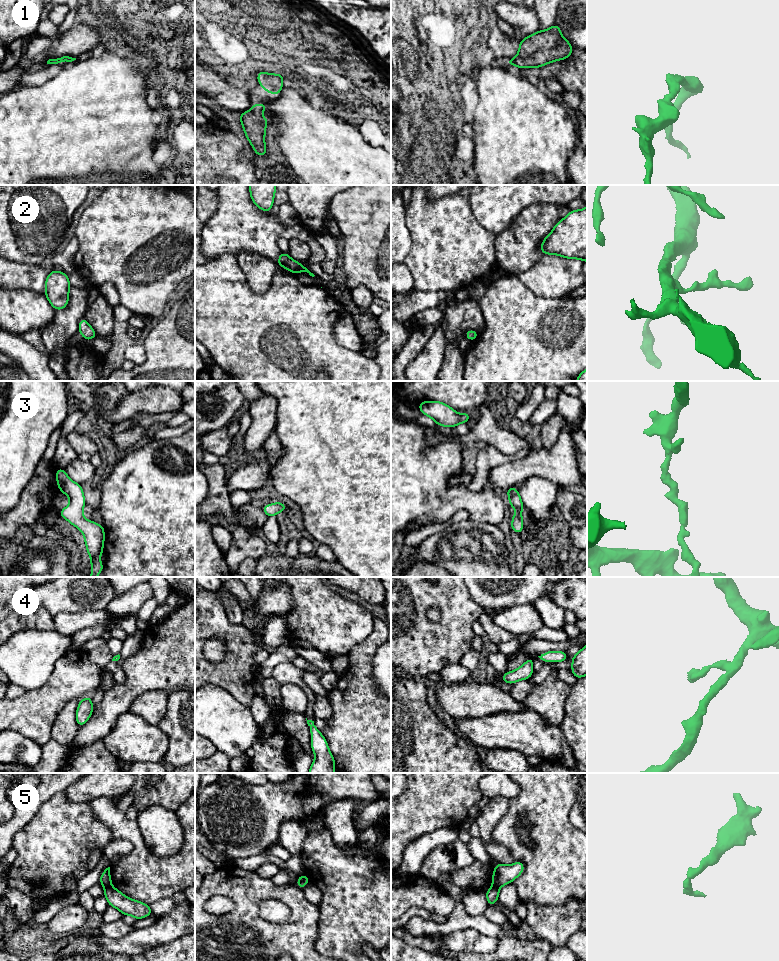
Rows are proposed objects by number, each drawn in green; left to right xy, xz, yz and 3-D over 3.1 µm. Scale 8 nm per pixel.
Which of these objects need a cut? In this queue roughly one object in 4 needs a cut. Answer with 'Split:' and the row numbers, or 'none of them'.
Split: 5

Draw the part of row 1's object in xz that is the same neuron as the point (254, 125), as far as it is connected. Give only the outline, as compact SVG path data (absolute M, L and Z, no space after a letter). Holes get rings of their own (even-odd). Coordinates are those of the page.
M252 104L250 111L239 115L244 133L258 156L267 156L265 131L269 120L259 114L267 109L268 104Z

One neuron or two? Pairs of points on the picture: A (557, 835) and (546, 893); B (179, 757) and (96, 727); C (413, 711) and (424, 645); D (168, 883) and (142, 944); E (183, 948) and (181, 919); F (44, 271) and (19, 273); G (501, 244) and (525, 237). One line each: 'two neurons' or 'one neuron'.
A: one neuron
B: two neurons
C: two neurons
D: two neurons
E: two neurons
F: one neuron
G: one neuron

